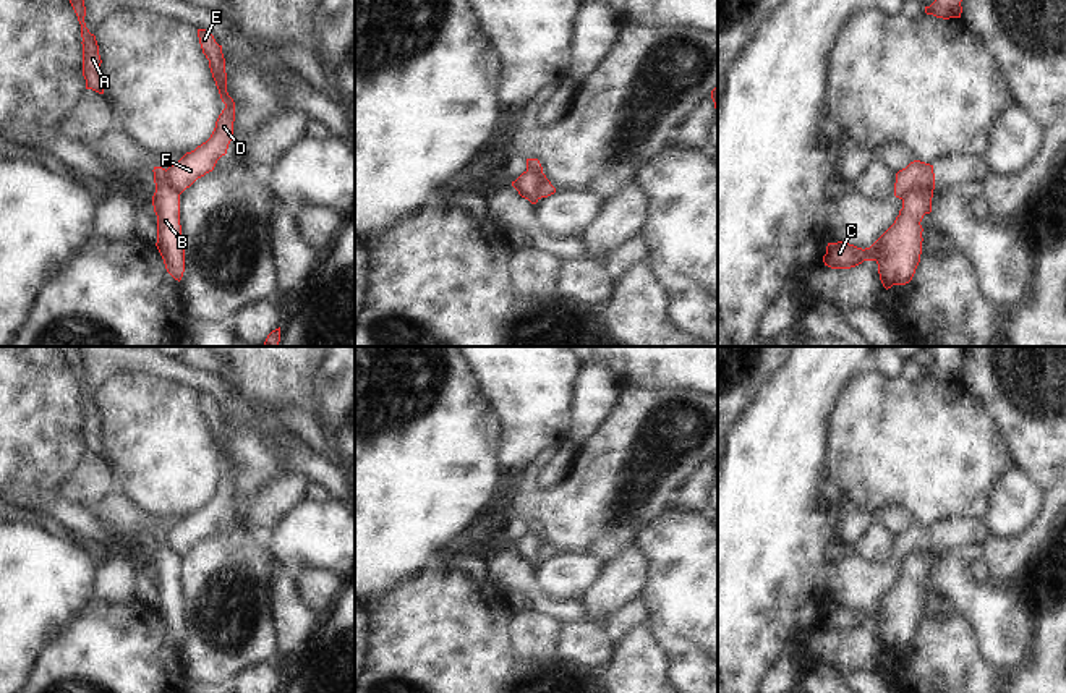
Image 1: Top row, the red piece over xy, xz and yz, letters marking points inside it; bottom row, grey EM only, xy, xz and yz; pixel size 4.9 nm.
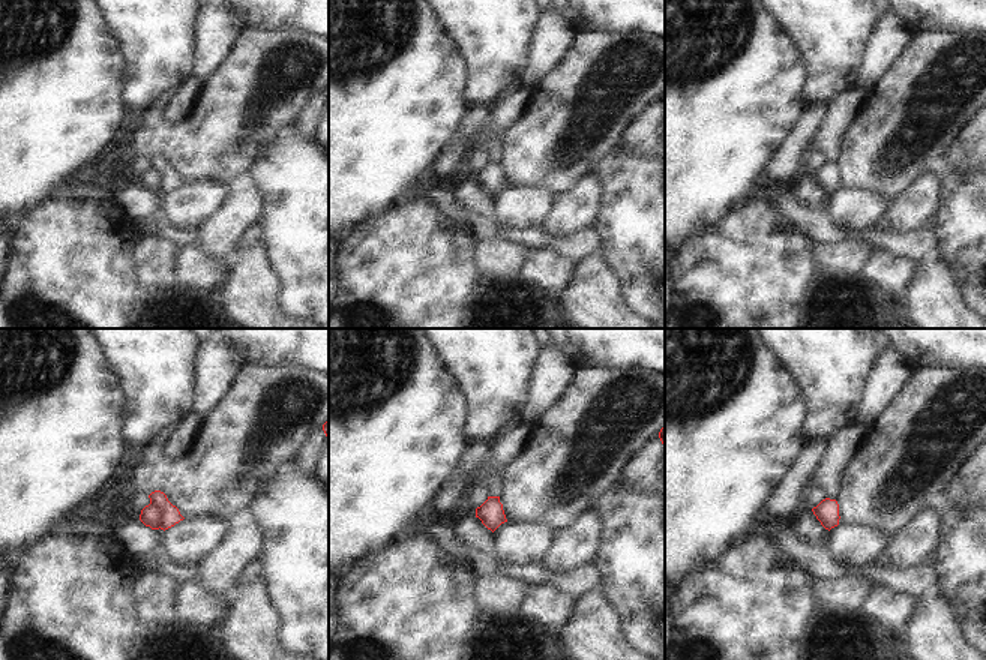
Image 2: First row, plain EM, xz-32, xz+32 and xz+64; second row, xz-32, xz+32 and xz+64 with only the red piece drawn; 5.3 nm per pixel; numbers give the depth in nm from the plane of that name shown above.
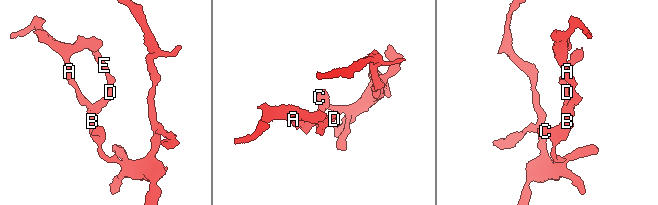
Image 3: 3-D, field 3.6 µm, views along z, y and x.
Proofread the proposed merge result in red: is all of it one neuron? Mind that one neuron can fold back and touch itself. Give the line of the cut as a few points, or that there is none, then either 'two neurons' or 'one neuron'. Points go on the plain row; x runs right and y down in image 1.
xz (527, 530), (540, 541), (540, 561) | two neurons

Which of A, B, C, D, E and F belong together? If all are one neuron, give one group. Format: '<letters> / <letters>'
A B C / D E F

